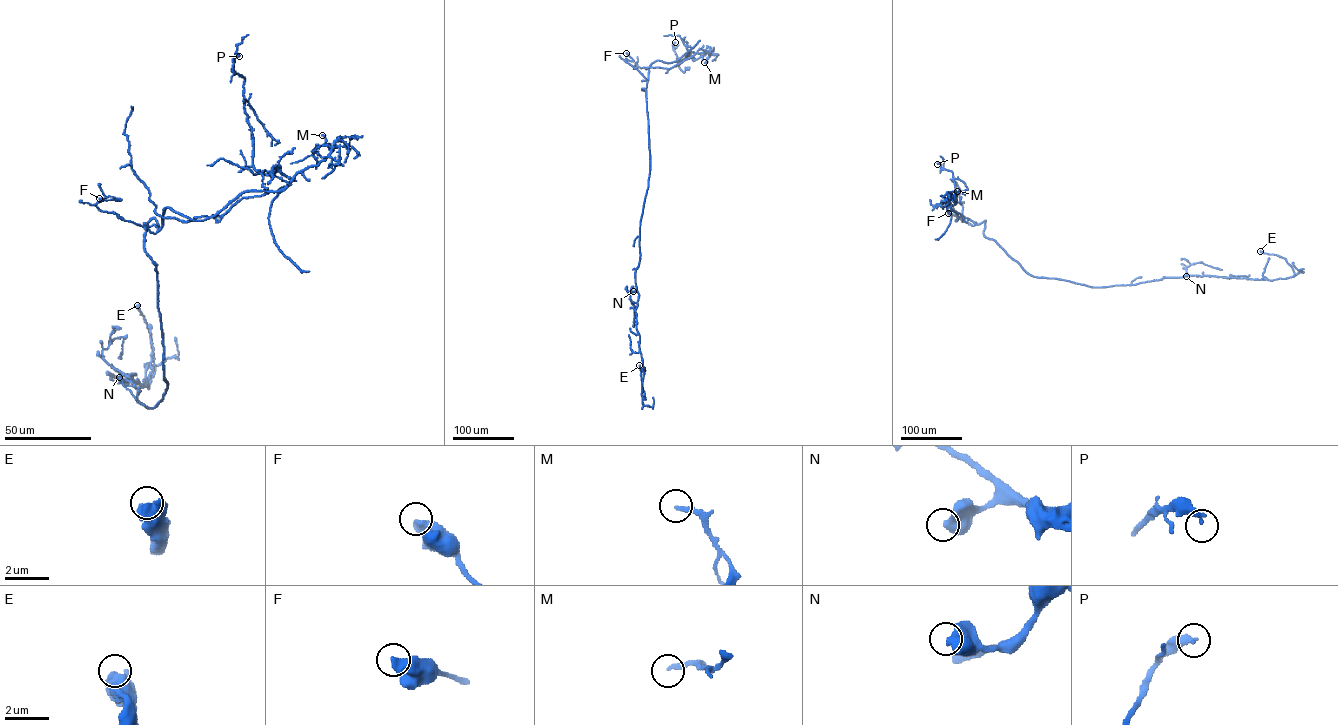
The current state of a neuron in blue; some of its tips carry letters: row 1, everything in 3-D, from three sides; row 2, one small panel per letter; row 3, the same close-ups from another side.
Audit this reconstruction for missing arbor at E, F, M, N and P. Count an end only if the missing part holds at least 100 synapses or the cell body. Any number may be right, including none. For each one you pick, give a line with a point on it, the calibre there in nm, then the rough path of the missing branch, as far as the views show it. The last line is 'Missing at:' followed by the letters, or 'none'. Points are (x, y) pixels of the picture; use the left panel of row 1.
Missing at: none

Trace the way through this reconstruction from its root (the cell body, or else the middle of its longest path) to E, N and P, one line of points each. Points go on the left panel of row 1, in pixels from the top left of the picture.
E: (167, 384), (150, 408), (124, 380), (136, 374), (126, 375), (149, 388), (155, 370), (137, 305)
N: (167, 384), (163, 399), (150, 408), (137, 401), (138, 388), (124, 380), (130, 379), (125, 375), (119, 377)
P: (167, 384), (147, 223), (160, 229), (166, 207), (205, 220), (293, 179), (253, 166), (239, 56)

